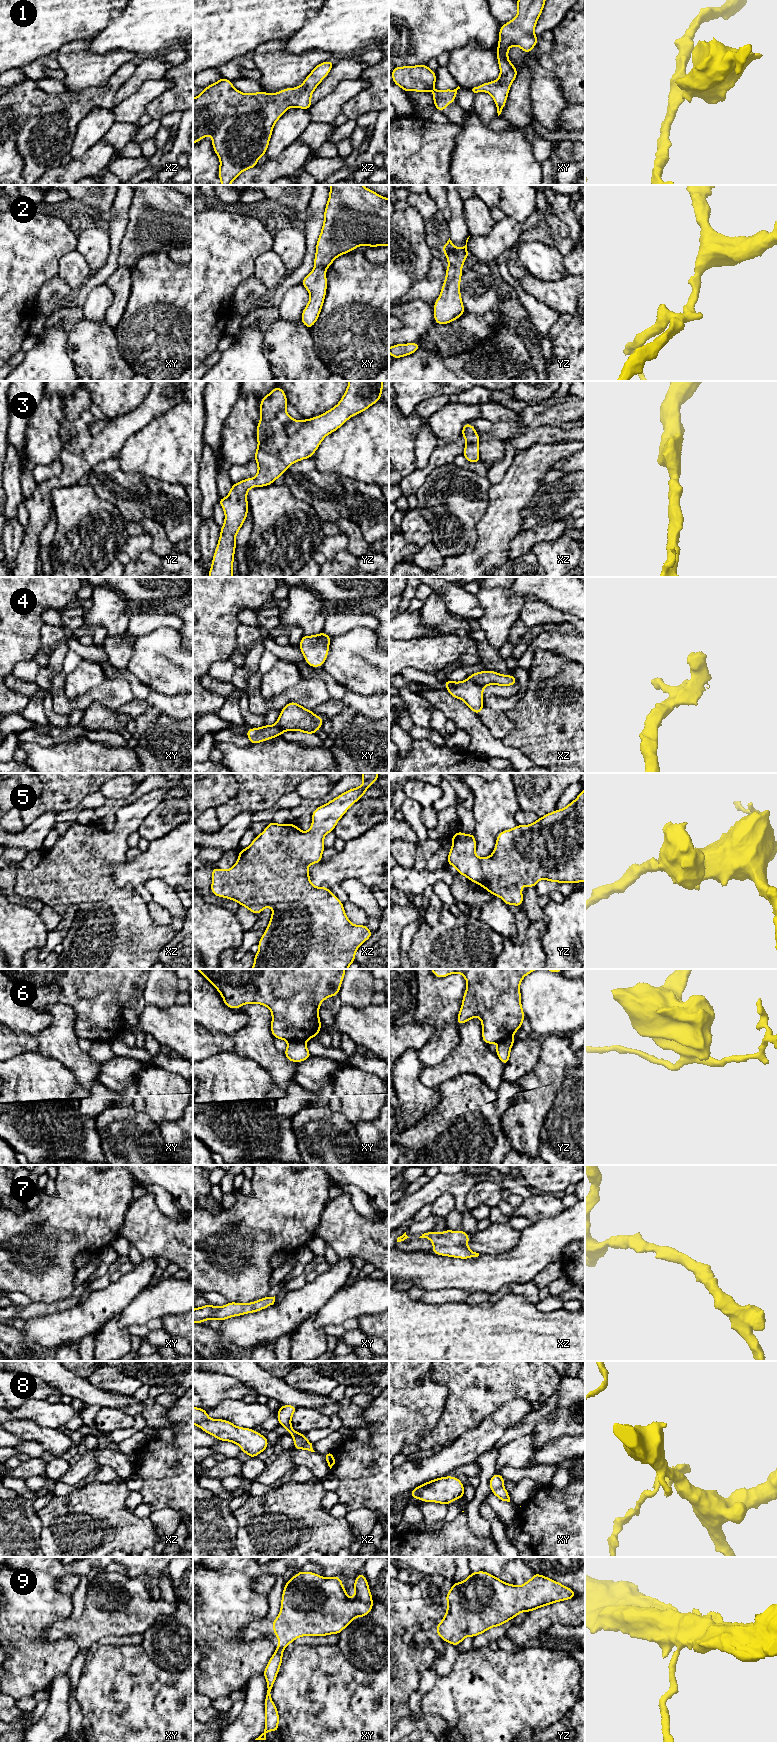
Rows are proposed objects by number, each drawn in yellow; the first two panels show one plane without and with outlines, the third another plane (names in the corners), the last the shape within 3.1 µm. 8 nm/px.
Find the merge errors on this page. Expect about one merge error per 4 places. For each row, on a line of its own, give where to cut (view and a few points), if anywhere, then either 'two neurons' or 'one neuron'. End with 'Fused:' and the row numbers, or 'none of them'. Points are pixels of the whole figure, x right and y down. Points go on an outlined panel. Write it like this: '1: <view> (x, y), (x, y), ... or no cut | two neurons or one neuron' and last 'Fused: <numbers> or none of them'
1: no cut | one neuron
2: no cut | one neuron
3: no cut | one neuron
4: xz (469, 678), (482, 687) | two neurons
5: no cut | one neuron
6: xy (304, 1041), (288, 1042) | two neurons
7: no cut | one neuron
8: xy (502, 1486), (492, 1491) | two neurons
9: no cut | one neuron
Fused: 4, 6, 8

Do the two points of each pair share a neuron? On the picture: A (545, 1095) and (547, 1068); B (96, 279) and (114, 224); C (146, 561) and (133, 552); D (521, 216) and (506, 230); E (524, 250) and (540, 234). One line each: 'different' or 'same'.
A: same
B: same
C: different
D: different
E: different

